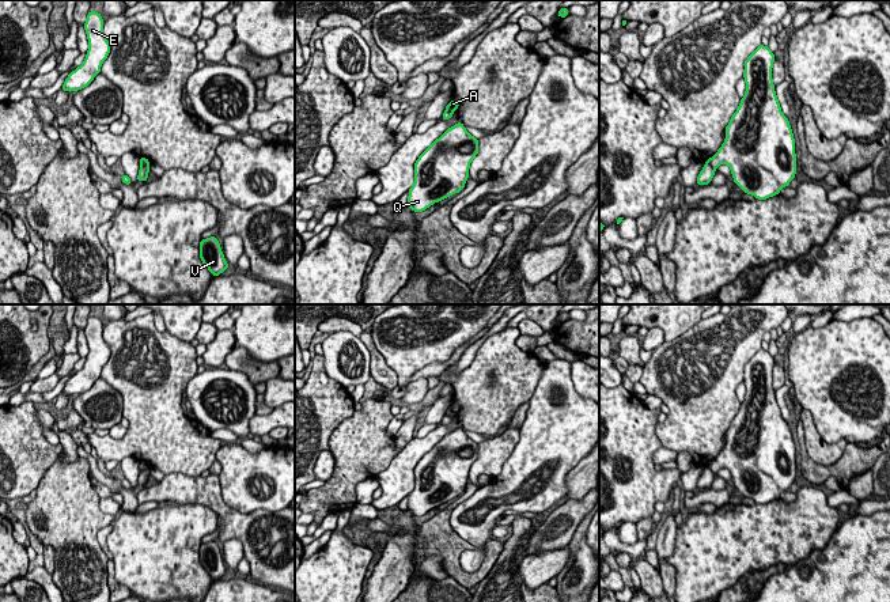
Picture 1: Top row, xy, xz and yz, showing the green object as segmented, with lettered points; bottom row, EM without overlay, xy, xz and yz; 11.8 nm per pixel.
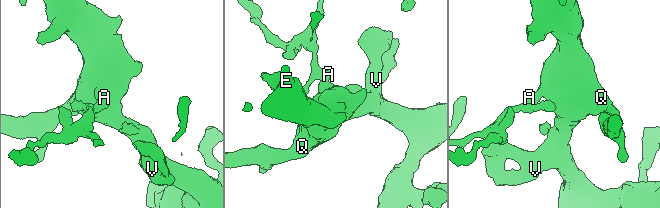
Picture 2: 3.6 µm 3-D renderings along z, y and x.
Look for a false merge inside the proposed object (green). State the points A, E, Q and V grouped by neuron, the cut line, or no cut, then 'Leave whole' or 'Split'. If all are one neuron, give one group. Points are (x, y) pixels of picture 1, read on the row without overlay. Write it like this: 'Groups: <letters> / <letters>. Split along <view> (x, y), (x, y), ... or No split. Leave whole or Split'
Groups: A / E Q V. Split along yz (708, 465), (715, 473). Split

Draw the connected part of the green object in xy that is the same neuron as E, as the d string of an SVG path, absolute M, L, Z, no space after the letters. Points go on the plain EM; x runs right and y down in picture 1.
M90 315L84 327L88 344L88 355L80 371L65 383L61 395L77 395L87 391L101 378L102 367L110 357L110 348L103 340L103 323L99 317Z

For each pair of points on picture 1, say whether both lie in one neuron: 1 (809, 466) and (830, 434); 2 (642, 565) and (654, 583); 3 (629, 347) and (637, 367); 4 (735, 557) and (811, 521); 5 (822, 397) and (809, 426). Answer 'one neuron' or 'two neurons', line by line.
1: two neurons
2: one neuron
3: one neuron
4: one neuron
5: two neurons

